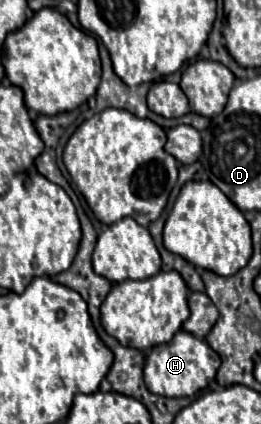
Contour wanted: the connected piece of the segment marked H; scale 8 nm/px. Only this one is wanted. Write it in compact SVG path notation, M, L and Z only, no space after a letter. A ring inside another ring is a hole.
M179 330L171 338L171 342L165 342L151 350L151 354L147 356L147 362L145 362L143 376L145 376L147 388L153 394L167 396L167 398L185 398L185 396L193 396L199 390L207 388L207 384L215 378L219 364L221 364L219 356L211 350L211 346L205 340L193 336L185 330Z

